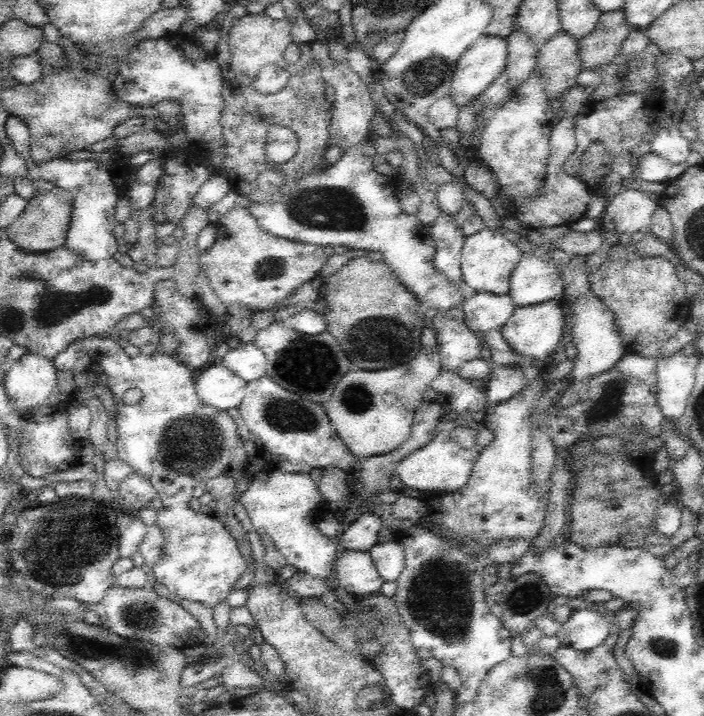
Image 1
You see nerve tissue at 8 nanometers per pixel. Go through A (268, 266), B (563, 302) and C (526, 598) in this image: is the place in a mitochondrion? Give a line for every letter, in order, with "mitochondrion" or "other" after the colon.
A: mitochondrion
B: other
C: mitochondrion

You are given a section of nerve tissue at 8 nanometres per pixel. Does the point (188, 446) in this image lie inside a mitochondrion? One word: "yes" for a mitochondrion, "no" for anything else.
yes

